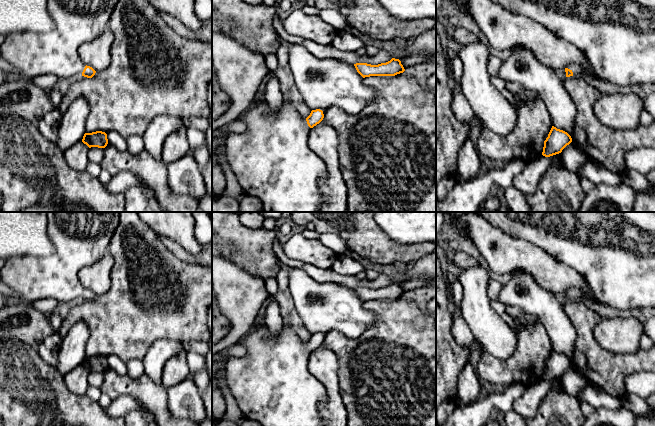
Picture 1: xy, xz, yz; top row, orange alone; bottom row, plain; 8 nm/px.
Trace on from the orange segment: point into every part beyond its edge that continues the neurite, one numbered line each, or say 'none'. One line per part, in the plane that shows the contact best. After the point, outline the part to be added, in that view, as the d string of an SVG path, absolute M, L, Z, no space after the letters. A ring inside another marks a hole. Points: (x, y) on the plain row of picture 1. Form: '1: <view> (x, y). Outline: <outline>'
1: xy (79, 241). Outline: M48 212L47 234L53 243L54 252L43 257L16 256L7 259L0 271L2 282L14 290L22 301L31 304L45 298L54 299L59 303L81 301L86 289L81 285L78 273L82 268L97 262L107 252L119 220L120 212L91 212L90 217L84 212Z

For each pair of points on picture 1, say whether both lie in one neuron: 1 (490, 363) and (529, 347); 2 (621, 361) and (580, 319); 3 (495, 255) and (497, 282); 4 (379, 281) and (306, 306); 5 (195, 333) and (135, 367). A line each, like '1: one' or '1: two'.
1: one
2: one
3: two
4: two
5: two

